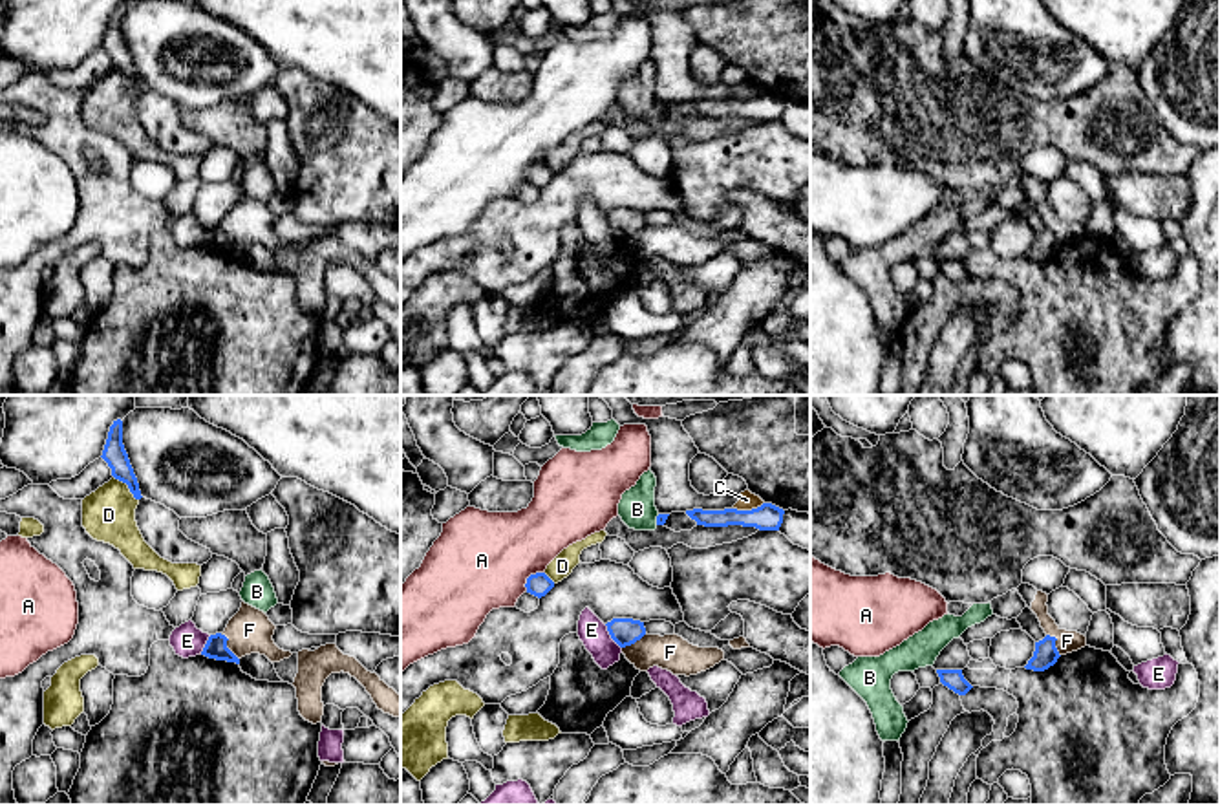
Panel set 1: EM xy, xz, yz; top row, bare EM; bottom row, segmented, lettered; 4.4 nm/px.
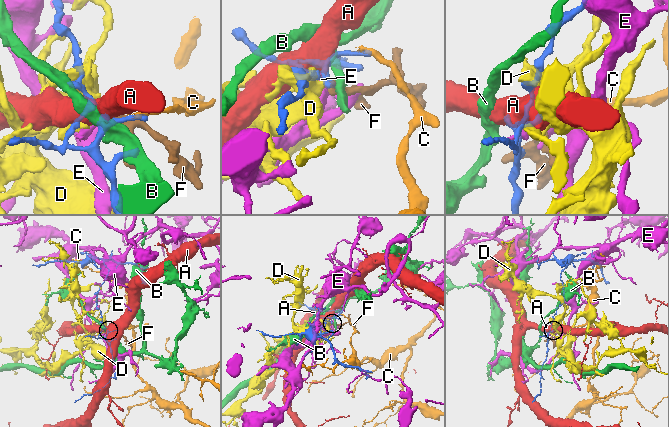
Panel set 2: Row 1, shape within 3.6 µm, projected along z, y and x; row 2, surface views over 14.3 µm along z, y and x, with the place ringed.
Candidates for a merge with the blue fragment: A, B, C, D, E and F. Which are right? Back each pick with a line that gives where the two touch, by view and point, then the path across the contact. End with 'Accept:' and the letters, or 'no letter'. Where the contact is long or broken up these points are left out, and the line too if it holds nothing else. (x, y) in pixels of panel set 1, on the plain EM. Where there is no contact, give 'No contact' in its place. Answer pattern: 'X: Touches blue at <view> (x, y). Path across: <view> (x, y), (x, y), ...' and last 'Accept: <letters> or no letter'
Accept: no letter

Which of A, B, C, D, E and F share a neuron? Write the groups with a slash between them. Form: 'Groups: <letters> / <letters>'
Groups: A / B / C / D / E / F

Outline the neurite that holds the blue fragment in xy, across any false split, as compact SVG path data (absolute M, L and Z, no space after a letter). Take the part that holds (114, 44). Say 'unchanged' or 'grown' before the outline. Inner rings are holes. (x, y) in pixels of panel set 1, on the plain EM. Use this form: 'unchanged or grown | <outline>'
unchanged | M117 9L110 16L108 29L101 46L112 59L112 66L128 75L135 90L141 90L141 80L134 59L130 55L128 44L123 35L123 11Z

